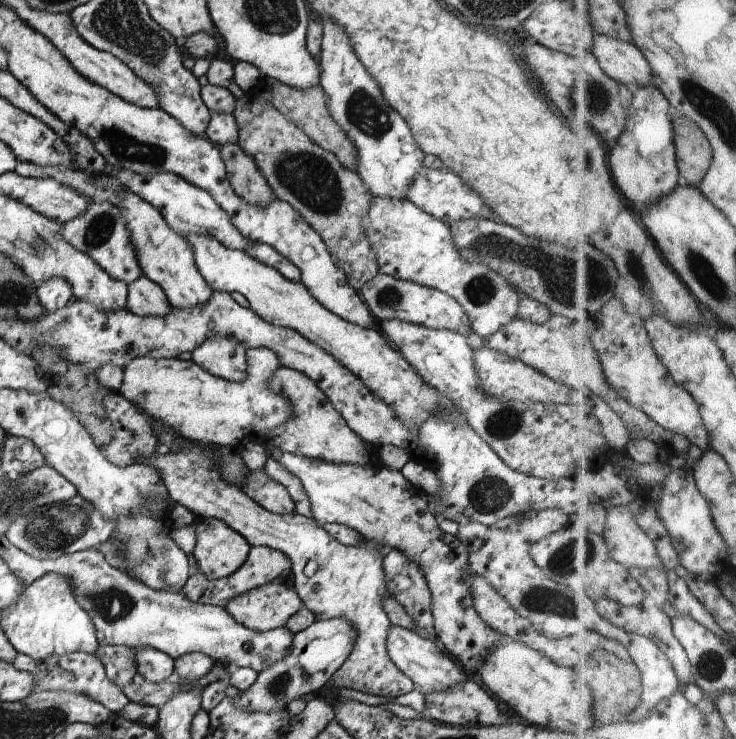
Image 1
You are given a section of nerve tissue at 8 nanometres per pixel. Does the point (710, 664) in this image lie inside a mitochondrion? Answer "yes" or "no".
yes

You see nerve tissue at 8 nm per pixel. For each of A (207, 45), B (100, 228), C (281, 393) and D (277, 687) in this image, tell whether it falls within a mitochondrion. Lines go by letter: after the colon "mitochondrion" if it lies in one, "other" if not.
A: other
B: mitochondrion
C: other
D: mitochondrion

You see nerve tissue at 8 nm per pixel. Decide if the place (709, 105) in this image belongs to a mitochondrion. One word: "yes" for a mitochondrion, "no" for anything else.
yes

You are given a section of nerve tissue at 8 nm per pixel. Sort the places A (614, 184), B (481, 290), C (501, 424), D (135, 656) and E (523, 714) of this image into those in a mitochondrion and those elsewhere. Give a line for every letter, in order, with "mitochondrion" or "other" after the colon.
A: other
B: mitochondrion
C: mitochondrion
D: other
E: other

